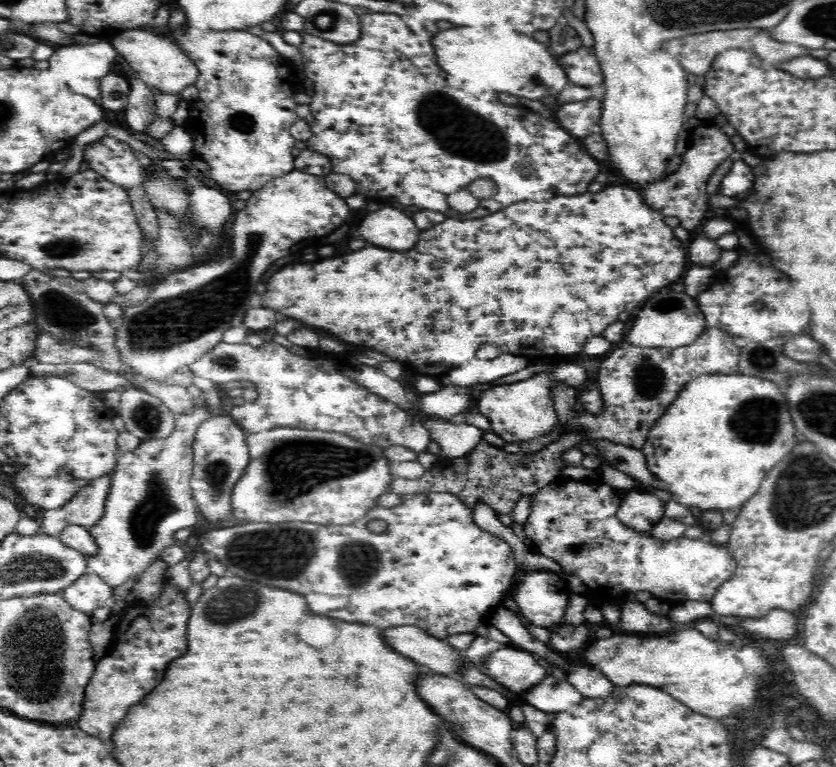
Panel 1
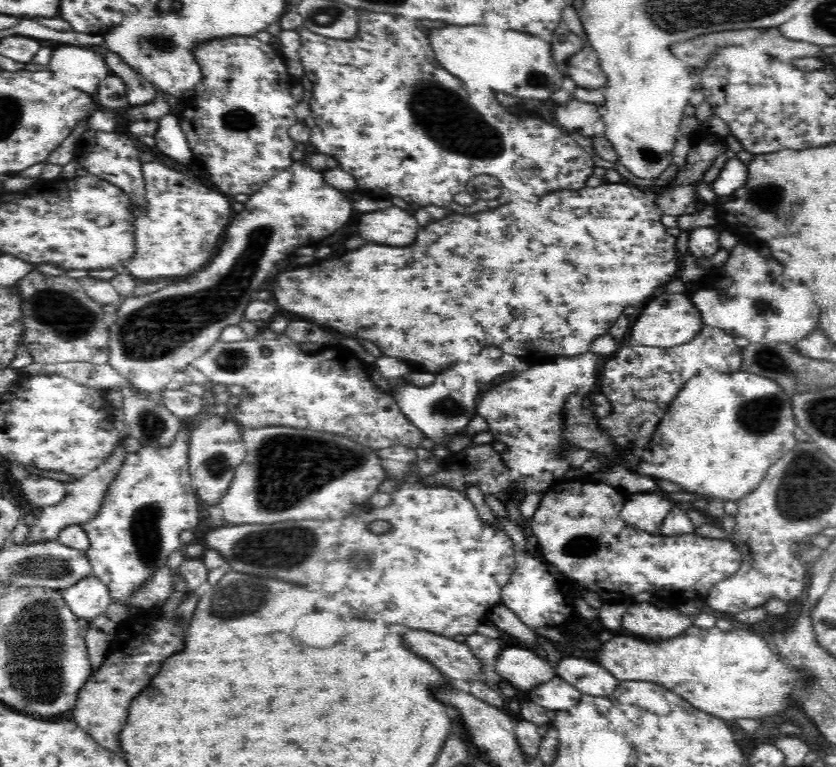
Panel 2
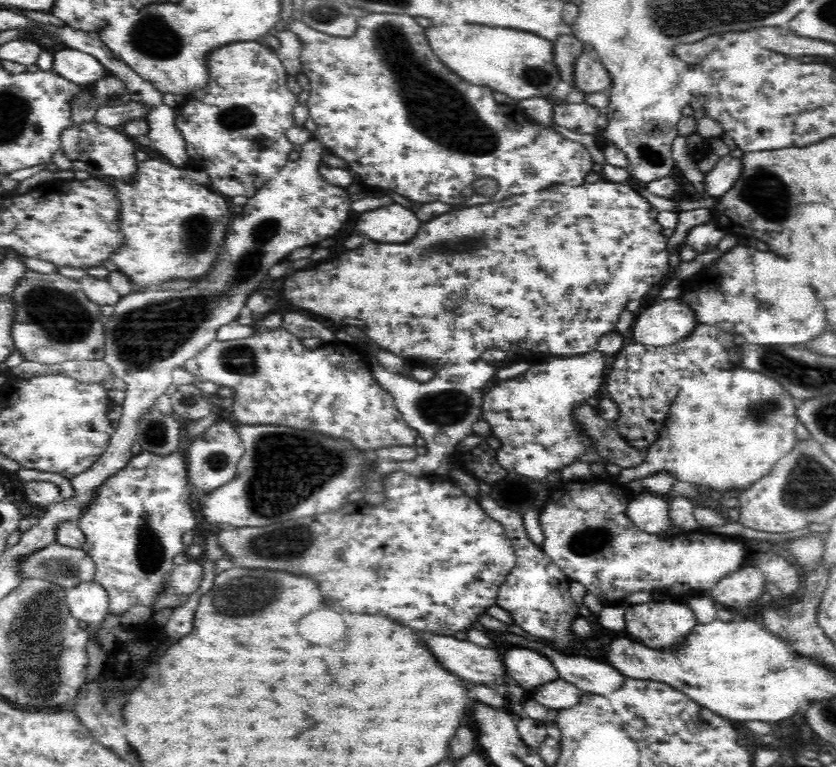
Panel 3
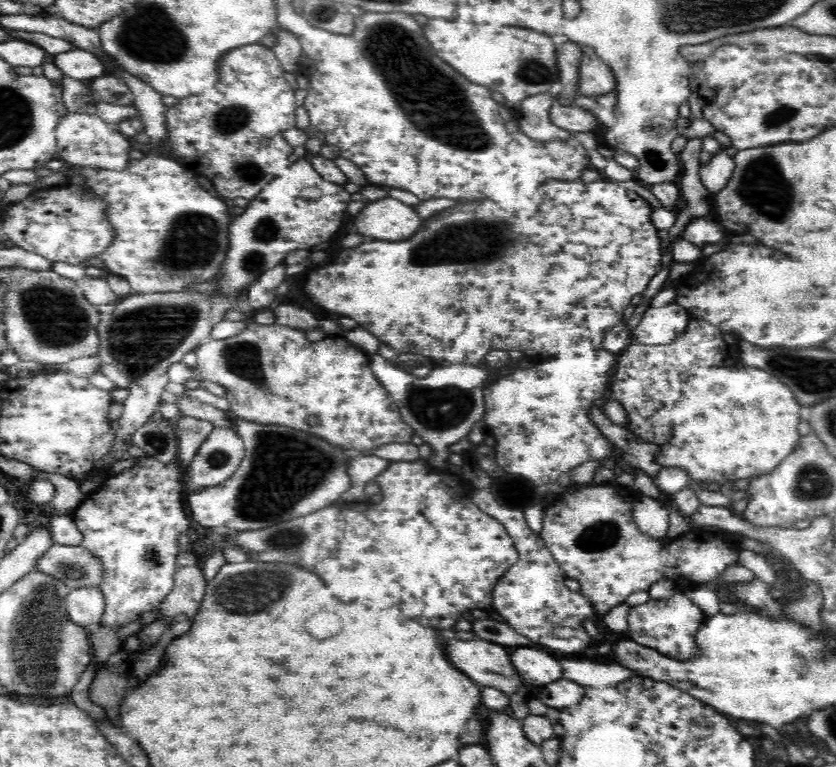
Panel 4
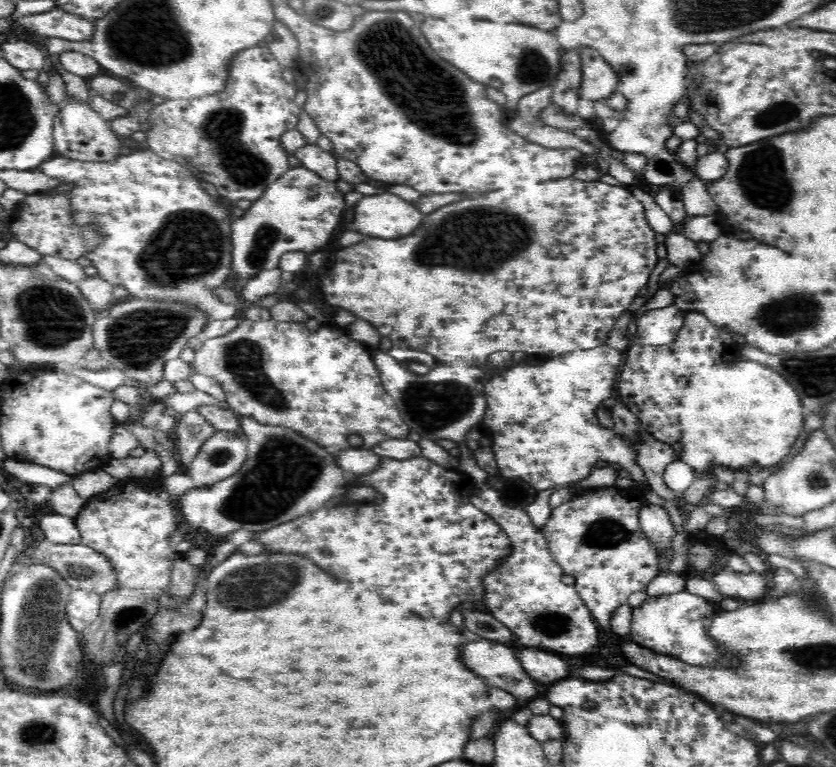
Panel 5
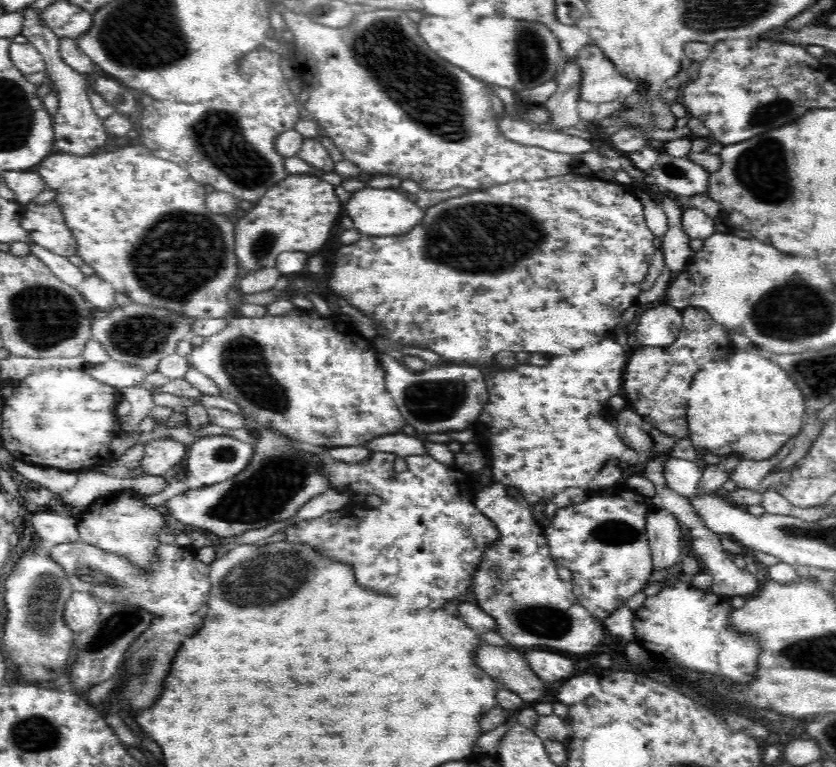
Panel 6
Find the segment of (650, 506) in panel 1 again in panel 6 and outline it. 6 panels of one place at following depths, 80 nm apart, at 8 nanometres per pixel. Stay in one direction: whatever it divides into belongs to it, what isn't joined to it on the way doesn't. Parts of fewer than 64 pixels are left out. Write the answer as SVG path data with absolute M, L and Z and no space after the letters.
M652 506L646 516L646 534L652 550L654 569L670 568L680 561L682 526L667 510Z

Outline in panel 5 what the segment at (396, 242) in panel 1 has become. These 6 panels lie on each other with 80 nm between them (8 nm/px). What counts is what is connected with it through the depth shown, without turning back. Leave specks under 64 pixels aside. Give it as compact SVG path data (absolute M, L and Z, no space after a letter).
M389 193L364 195L354 206L354 228L368 236L378 238L402 238L416 230L423 222L425 215L412 203L404 201L400 196Z

